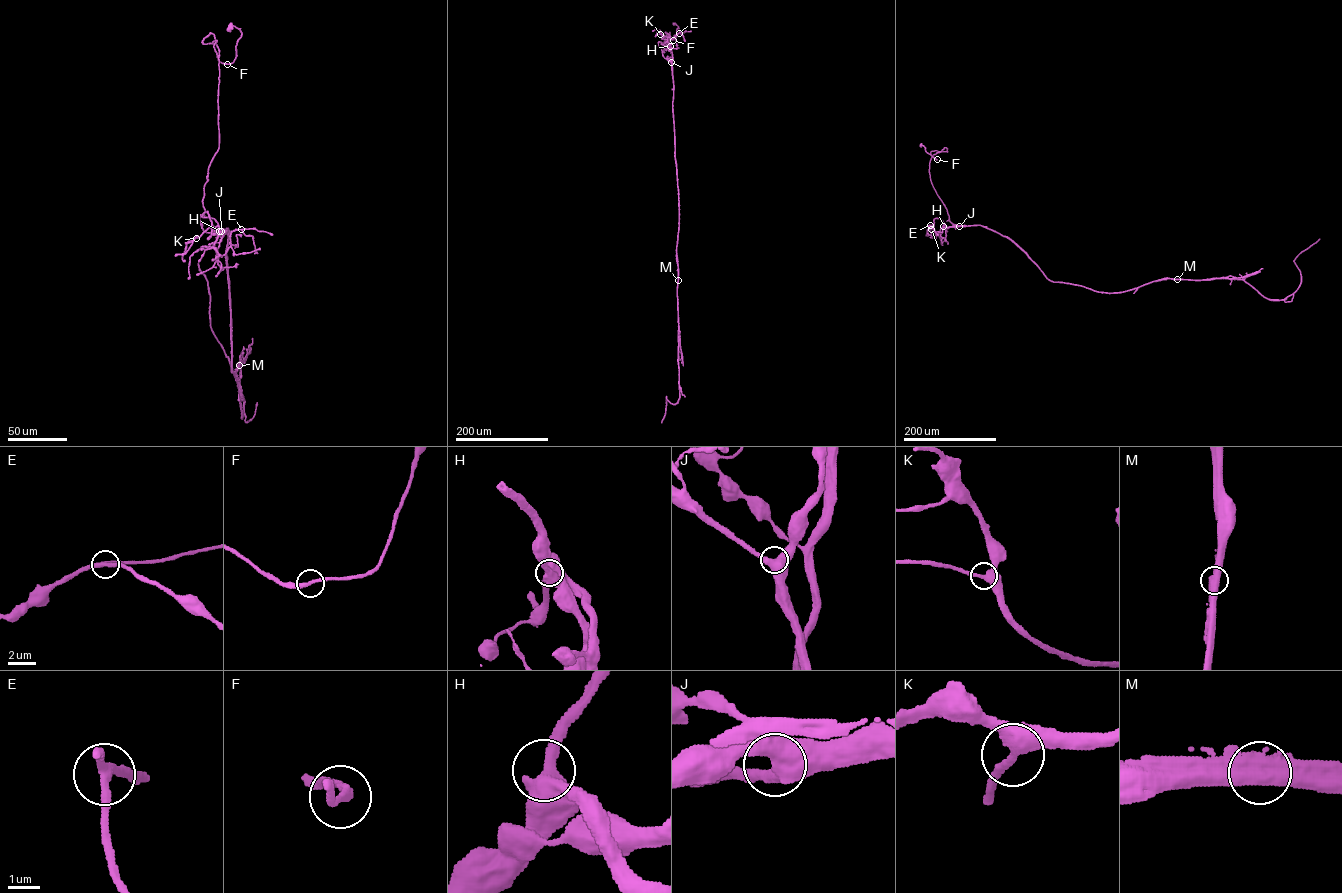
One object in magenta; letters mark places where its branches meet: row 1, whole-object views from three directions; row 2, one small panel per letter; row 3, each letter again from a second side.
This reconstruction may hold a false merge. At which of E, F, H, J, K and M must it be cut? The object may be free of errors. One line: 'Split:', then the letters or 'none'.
Split: M

